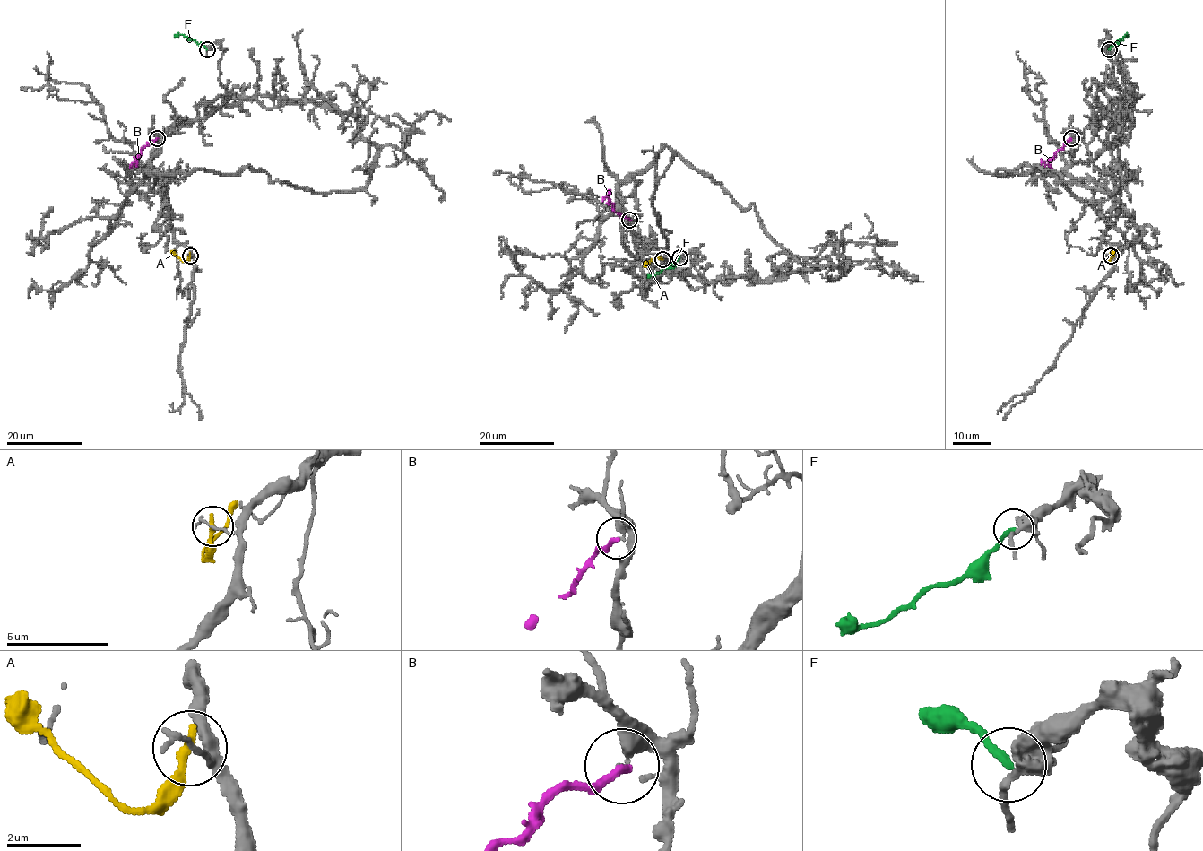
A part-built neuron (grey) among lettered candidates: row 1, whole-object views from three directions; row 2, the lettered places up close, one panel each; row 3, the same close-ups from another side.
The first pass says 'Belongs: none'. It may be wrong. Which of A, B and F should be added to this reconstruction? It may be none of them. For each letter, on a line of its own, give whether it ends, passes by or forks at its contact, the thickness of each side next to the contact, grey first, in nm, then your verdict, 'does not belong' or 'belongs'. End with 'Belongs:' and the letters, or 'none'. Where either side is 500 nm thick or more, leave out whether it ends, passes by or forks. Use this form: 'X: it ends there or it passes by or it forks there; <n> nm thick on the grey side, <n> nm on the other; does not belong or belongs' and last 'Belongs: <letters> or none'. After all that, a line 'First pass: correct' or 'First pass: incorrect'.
A: it ends there; 180 nm thick on the grey side, 280 nm on the other; does not belong
B: it ends there; 200 nm thick on the grey side, 220 nm on the other; does not belong
F: it ends there; 280 nm thick on the grey side, 240 nm on the other; does not belong
Belongs: none
First pass: correct

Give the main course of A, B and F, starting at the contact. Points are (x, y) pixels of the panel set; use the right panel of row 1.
A: (1111, 256), (1109, 261), (1117, 250)
B: (1071, 138), (1049, 160), (1051, 169)
F: (1109, 49), (1127, 34), (1127, 37)

